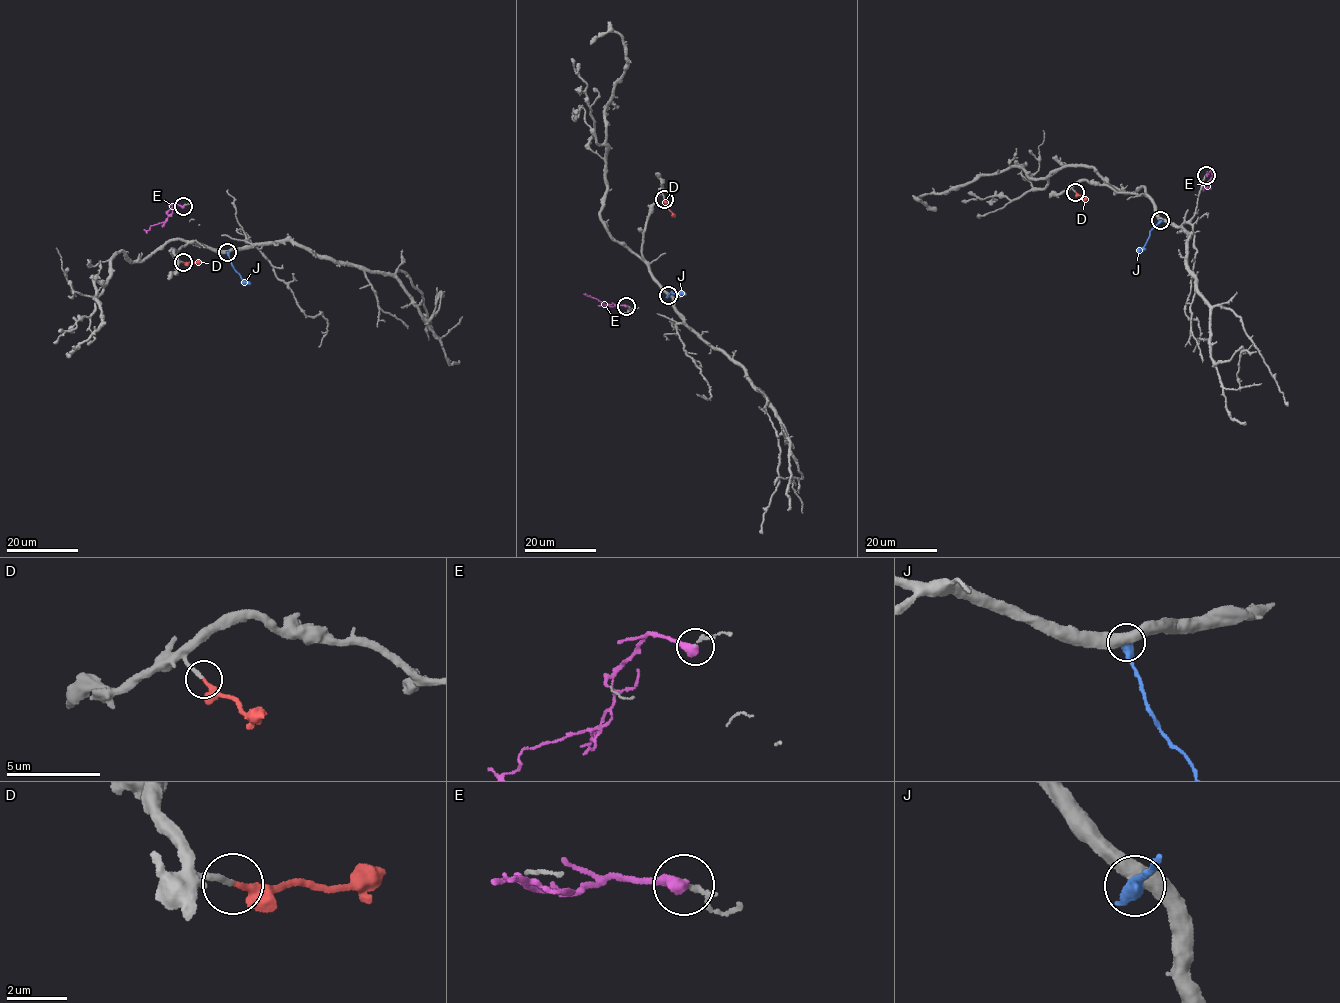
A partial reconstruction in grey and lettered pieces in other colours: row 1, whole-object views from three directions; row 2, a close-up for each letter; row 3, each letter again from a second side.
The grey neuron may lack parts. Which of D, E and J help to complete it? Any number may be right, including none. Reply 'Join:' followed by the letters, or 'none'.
Join: D

